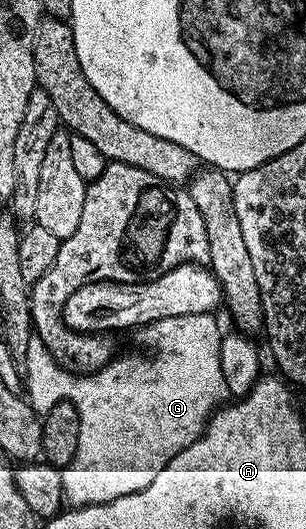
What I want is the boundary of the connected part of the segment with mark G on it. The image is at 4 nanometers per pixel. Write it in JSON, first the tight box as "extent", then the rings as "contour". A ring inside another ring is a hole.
{"extent":[25,314,228,507],"contour":[[[194,314],[193,316],[169,316],[169,320],[157,320],[153,324],[142,327],[141,330],[144,340],[155,345],[155,354],[149,355],[148,358],[143,354],[127,354],[124,358],[115,356],[107,365],[93,371],[92,374],[72,374],[64,366],[59,366],[57,360],[53,360],[49,348],[45,348],[43,341],[38,336],[32,336],[29,340],[28,360],[25,364],[25,370],[27,369],[31,373],[28,376],[26,370],[25,397],[27,401],[30,402],[35,413],[40,416],[47,414],[49,408],[53,408],[51,402],[71,402],[77,408],[77,416],[81,420],[81,436],[77,440],[77,456],[73,456],[69,465],[62,467],[61,470],[64,496],[72,507],[96,506],[97,504],[112,502],[121,496],[140,494],[142,490],[149,488],[149,484],[153,484],[153,480],[157,480],[157,472],[161,472],[161,468],[165,468],[165,464],[169,464],[169,460],[173,460],[173,456],[177,456],[177,452],[189,448],[189,444],[193,444],[202,436],[203,431],[207,428],[207,421],[211,419],[211,415],[216,410],[220,409],[221,403],[228,397],[227,385],[221,376],[221,340],[224,331],[219,330],[217,319],[218,317],[215,314]]]}

